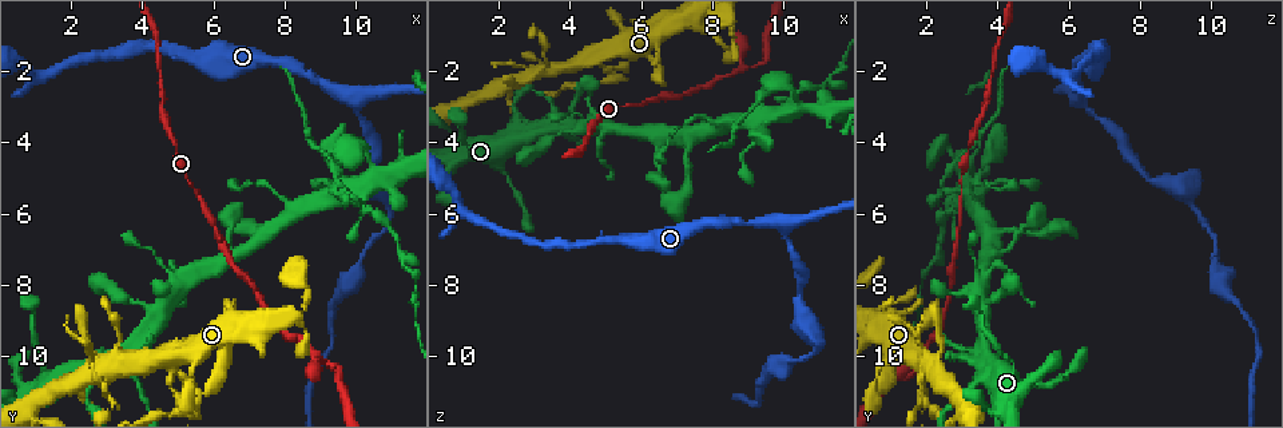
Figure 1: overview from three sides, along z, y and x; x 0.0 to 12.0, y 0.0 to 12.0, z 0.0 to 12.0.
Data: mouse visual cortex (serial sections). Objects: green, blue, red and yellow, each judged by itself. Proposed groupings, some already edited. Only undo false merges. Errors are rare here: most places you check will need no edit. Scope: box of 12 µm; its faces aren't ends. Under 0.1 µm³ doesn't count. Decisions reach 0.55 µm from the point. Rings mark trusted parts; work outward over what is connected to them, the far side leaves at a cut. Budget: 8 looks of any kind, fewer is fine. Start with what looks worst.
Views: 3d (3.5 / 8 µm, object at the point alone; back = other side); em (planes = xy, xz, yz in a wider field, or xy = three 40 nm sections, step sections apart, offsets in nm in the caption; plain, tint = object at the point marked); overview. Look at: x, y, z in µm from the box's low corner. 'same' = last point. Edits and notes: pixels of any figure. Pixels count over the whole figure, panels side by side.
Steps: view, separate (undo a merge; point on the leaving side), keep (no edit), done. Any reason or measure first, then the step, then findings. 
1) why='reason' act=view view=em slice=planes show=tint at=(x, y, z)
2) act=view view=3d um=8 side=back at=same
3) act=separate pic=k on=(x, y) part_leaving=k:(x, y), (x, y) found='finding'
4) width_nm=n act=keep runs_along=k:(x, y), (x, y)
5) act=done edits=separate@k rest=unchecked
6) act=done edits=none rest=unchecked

why='a fork' act=view view=3d um=8 at=(8.7, 9.7, 2.0)

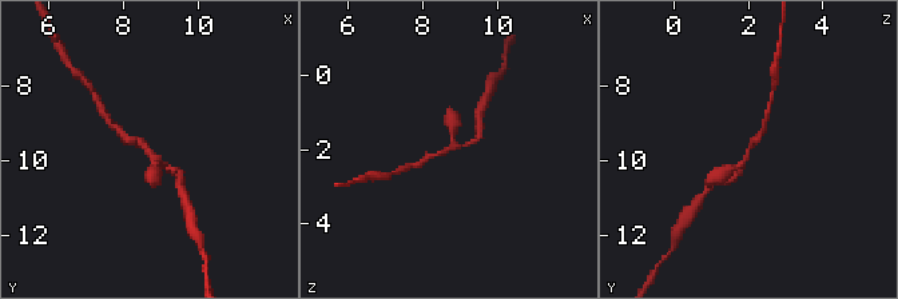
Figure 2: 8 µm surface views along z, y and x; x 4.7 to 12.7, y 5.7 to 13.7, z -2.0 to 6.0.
why='closer look' act=view view=3d um=3.5 at=(8.6, 9.7, 2.0)

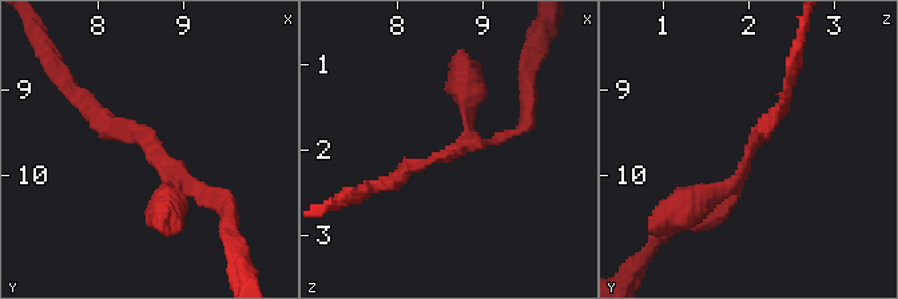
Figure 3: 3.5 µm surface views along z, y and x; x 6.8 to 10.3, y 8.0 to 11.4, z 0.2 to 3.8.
why='shape alone is not enough' act=view view=em slice=xy step=1 show=tint at=(8.70, 9.70, 2.05)

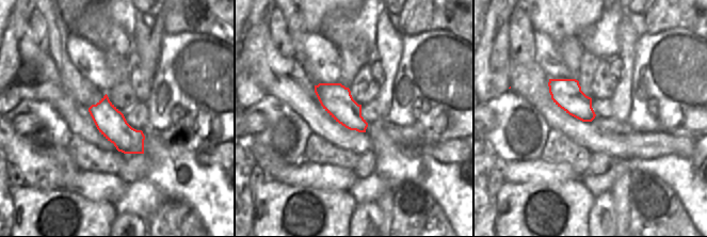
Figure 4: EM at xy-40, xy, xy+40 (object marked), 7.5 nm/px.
width_nm=240 act=keep runs_along=3:(88, 106), (225, 204) found='one cell here'

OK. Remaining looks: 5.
why='two arms in line, one across' act=view view=3d um=8 at=(3.4, 10.1, 3.6)

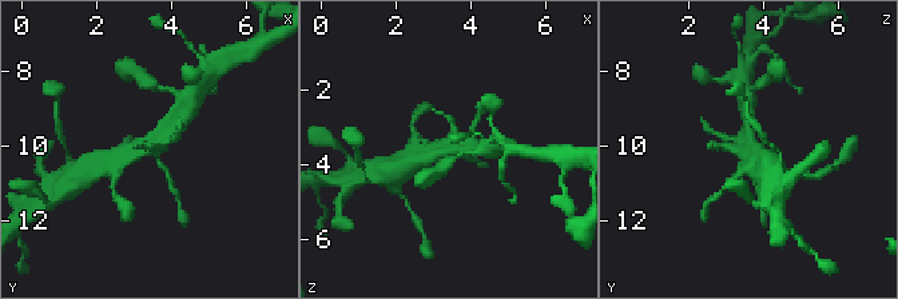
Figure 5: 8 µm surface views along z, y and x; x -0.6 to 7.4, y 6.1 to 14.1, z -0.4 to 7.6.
why='zoom in' act=view view=3d um=3.5 at=(3.3, 10.1, 3.6)

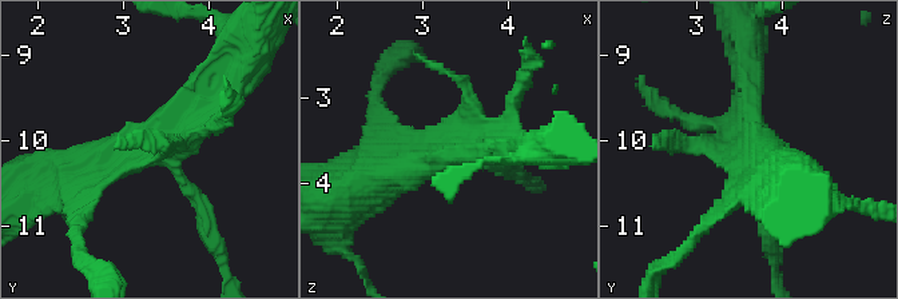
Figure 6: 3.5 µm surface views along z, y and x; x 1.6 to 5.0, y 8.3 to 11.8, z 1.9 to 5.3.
act=view view=em slice=xy step=3 show=tint at=(3.40, 10.05, 3.60)

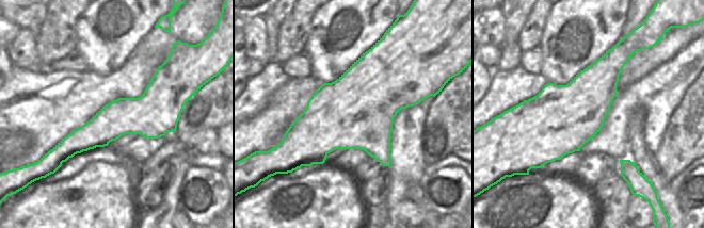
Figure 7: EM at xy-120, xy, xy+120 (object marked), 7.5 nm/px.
act=keep found='all the same cell'

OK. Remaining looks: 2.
why='branch point' act=view view=3d um=3.5 side=back at=(10.1, 2.8, 6.3)

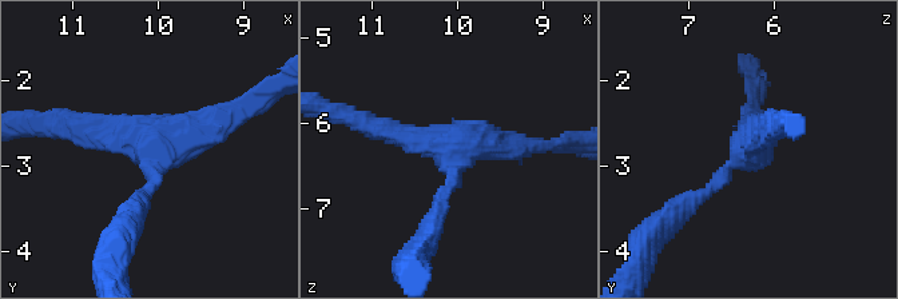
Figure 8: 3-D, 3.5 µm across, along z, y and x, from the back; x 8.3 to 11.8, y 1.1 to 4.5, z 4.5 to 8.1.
arms=3 arm_widths_nm=150,250,300 act=view view=em slice=xy step=2 show=tint at=(10.00, 2.80, 6.25)

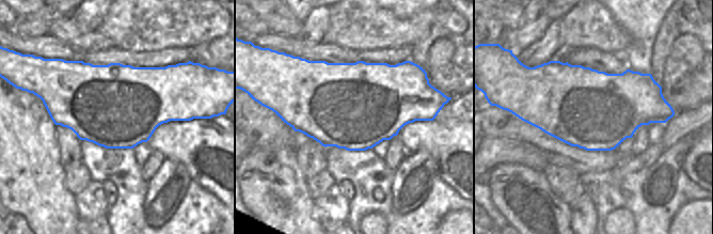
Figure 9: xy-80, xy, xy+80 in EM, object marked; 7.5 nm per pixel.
act=keep found='one cell here'

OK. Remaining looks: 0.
act=done edits=none rest=unchecked

